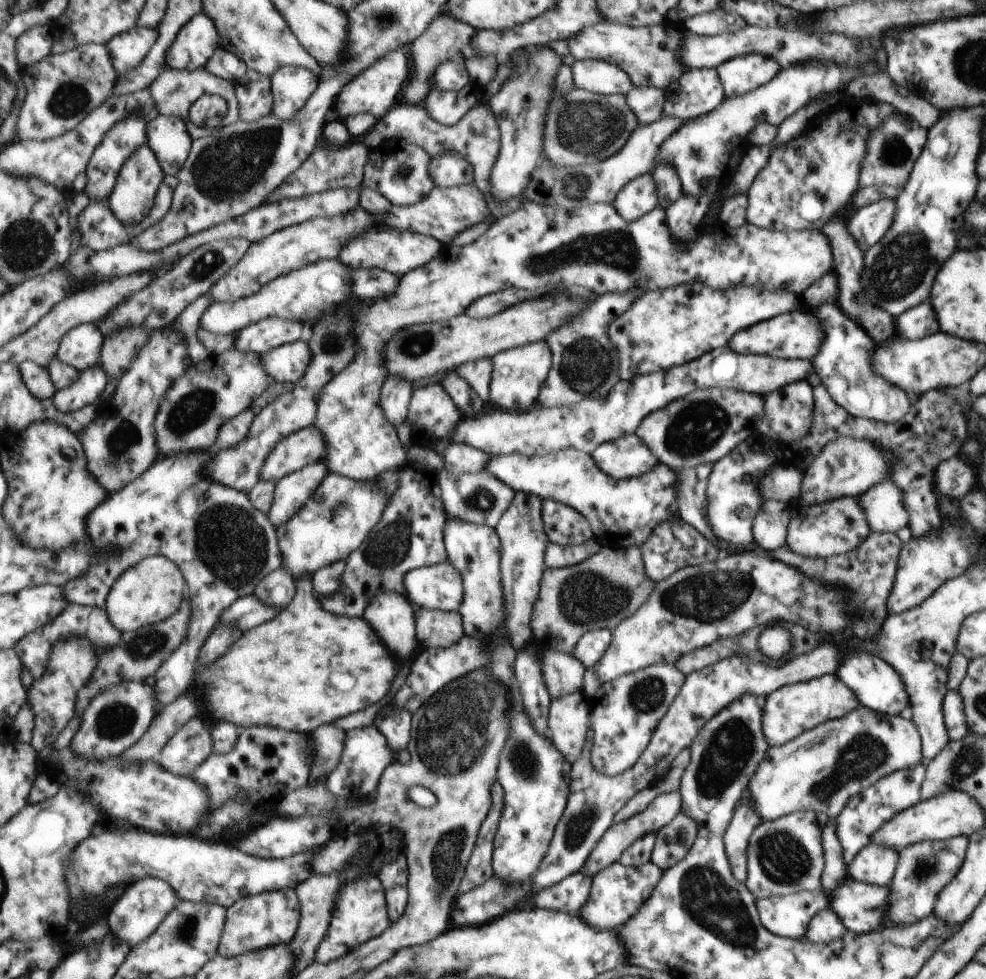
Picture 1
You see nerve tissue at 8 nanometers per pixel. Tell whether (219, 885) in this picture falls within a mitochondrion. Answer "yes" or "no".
no

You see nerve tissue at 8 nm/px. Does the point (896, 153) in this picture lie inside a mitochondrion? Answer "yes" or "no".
yes

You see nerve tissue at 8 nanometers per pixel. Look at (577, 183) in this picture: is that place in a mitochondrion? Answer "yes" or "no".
yes

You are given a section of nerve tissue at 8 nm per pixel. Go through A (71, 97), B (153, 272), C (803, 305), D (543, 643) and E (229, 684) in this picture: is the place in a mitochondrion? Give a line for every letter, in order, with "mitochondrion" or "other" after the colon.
A: mitochondrion
B: other
C: other
D: other
E: other

